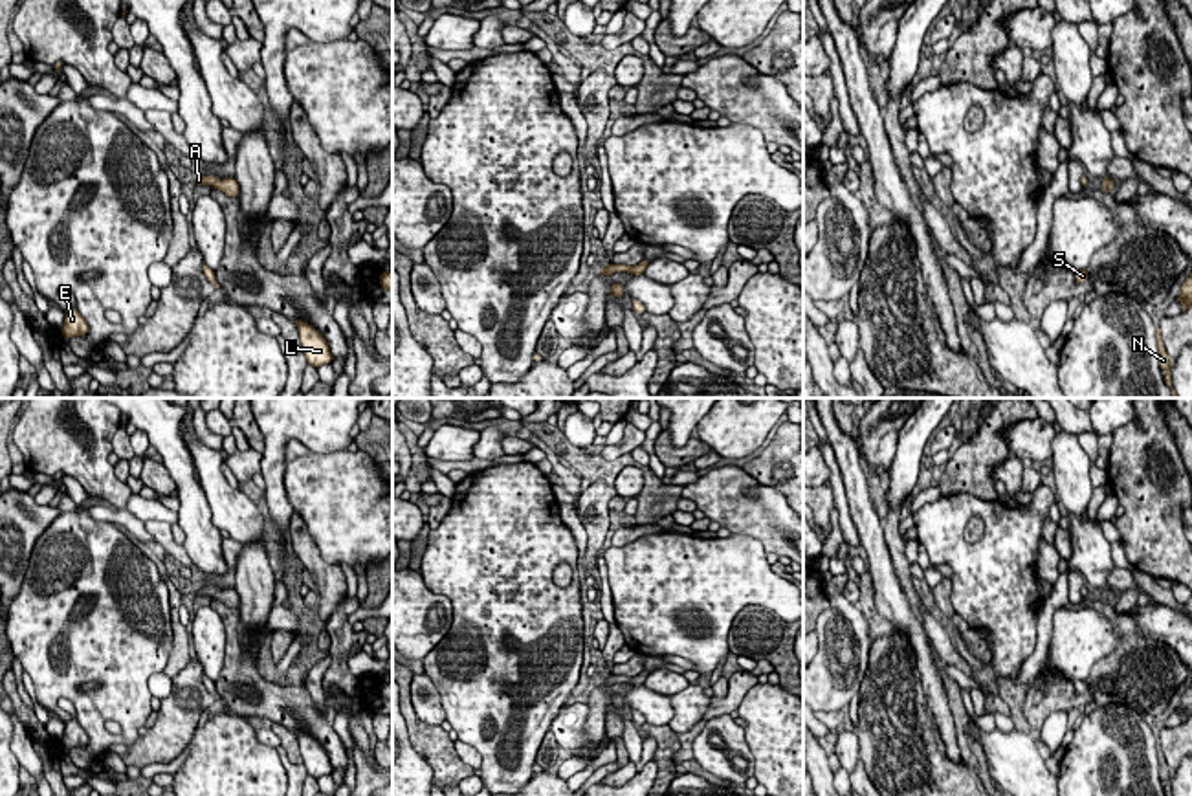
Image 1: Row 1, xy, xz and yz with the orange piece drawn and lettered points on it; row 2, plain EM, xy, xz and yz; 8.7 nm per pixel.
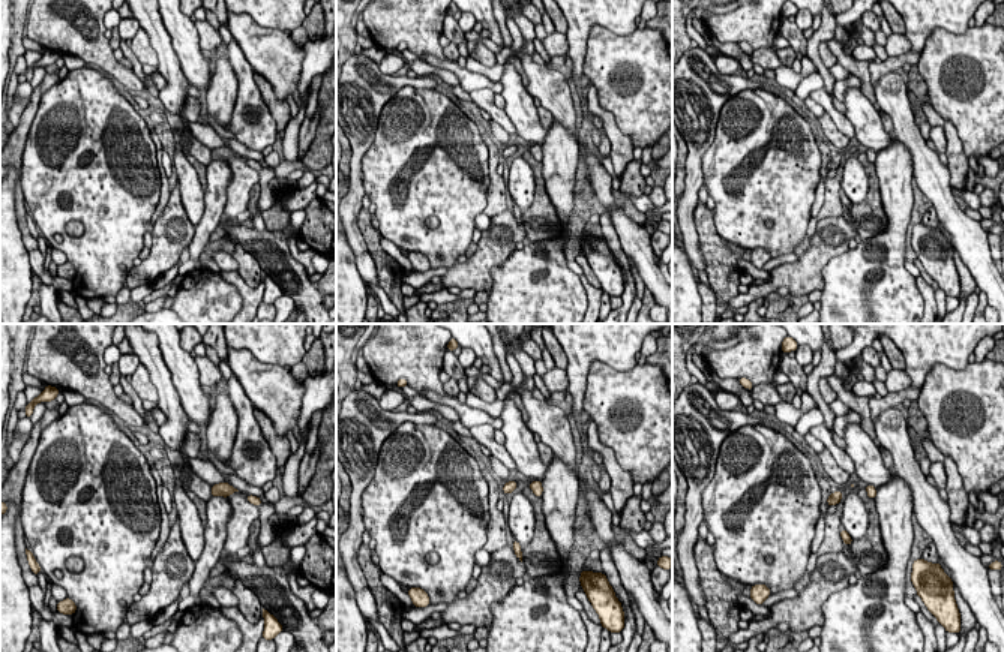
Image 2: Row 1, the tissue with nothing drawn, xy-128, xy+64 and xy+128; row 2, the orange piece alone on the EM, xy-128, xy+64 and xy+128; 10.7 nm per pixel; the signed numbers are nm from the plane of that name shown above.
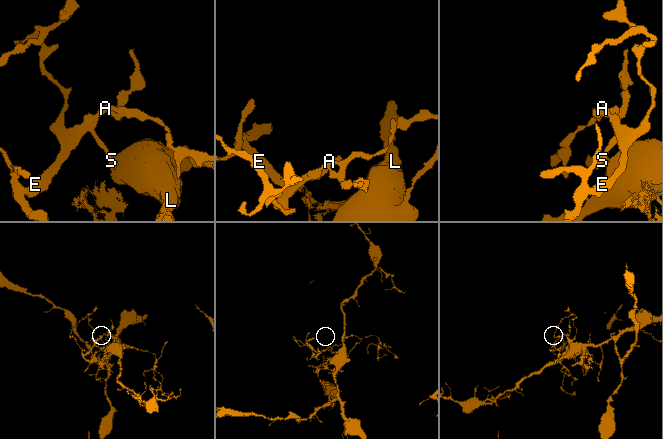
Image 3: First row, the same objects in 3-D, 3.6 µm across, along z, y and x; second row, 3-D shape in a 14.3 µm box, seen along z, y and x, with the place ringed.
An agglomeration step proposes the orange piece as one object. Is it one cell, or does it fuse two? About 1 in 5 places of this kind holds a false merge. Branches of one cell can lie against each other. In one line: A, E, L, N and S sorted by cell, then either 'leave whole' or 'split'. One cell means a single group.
A E L N S | leave whole

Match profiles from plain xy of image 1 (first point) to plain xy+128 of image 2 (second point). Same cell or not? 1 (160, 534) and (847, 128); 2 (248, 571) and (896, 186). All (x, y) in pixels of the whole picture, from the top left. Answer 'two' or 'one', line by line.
1: one
2: one

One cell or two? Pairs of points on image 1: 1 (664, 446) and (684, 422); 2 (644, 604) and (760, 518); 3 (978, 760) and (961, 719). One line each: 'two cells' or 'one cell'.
1: two cells
2: two cells
3: one cell

